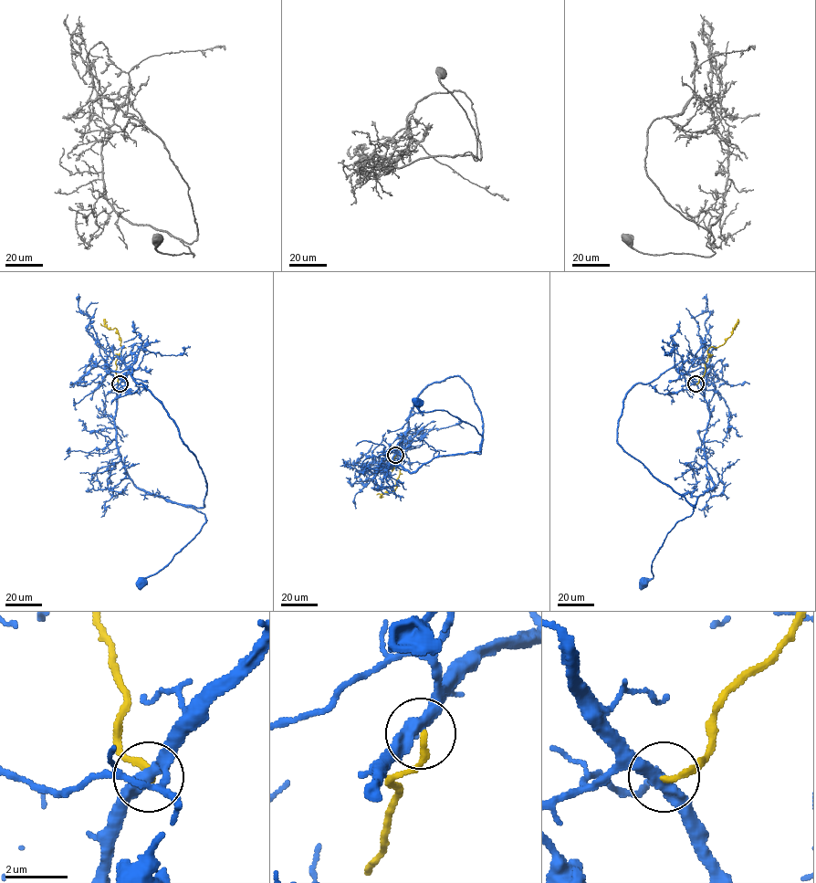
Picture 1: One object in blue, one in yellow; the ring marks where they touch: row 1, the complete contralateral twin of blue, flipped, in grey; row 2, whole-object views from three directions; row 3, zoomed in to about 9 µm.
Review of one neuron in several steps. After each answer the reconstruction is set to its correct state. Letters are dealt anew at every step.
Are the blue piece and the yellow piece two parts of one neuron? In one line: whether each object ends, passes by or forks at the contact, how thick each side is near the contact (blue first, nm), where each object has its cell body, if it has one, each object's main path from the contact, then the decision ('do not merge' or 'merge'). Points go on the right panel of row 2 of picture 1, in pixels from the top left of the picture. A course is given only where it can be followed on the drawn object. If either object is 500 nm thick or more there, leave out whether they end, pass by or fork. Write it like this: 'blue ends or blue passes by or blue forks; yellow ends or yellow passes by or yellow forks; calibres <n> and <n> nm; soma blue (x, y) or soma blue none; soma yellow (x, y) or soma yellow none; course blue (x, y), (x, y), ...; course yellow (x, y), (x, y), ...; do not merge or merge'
blue passes by; yellow ends; calibres 400 and 200 nm; soma blue (643, 583); soma yellow none; course blue (695, 383), (709, 413), (704, 452), (714, 486), (667, 533), (652, 562), (653, 577), (642, 583); course yellow (695, 383), (705, 372), (707, 350), (723, 344), (730, 335), (737, 319); do not merge

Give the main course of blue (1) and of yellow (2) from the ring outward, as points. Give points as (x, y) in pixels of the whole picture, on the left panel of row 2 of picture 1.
1: (119, 383), (113, 418), (117, 452), (132, 483), (147, 492), (203, 512), (206, 521), (169, 562), (140, 583)
2: (119, 383), (115, 363), (123, 347), (115, 328), (107, 327), (103, 319)

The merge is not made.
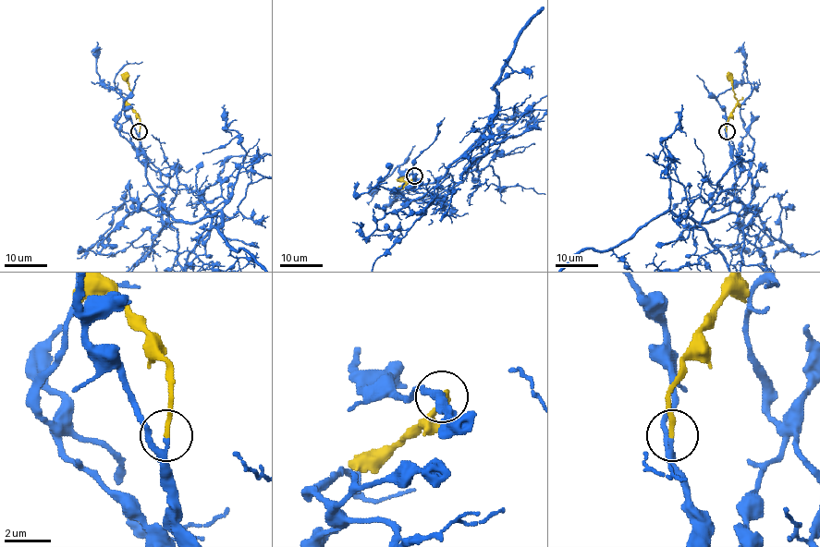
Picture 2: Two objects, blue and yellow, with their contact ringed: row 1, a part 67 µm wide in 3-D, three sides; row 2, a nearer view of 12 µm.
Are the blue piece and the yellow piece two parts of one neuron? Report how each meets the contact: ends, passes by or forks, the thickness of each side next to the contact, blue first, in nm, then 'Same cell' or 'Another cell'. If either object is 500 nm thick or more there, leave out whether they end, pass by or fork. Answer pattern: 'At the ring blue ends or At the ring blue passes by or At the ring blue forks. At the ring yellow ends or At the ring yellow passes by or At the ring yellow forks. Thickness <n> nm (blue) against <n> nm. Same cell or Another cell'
At the ring blue passes by. At the ring yellow ends. Thickness 220 nm (blue) against 200 nm. Same cell

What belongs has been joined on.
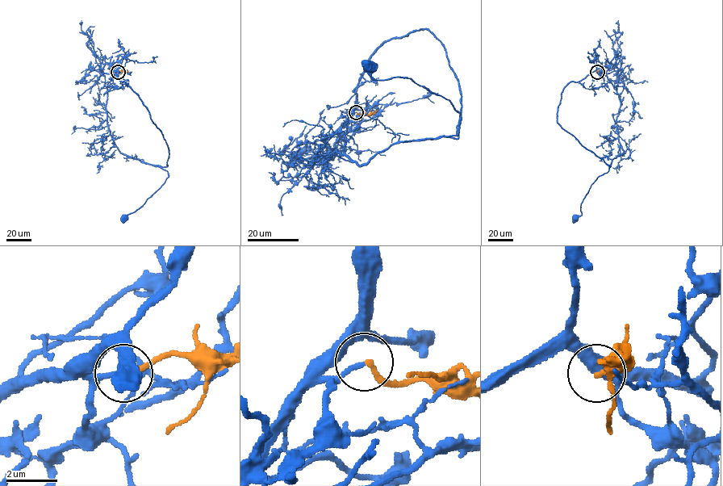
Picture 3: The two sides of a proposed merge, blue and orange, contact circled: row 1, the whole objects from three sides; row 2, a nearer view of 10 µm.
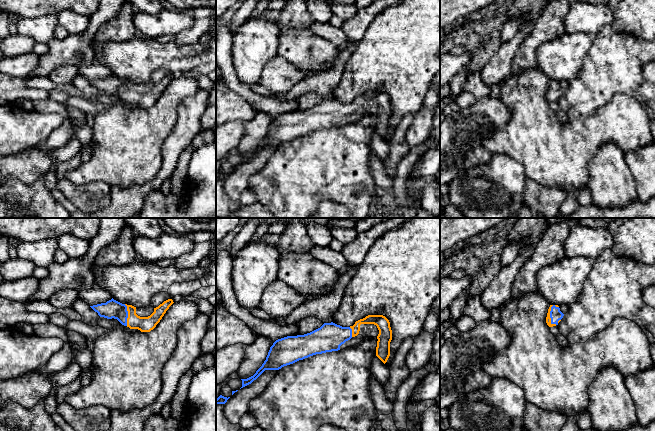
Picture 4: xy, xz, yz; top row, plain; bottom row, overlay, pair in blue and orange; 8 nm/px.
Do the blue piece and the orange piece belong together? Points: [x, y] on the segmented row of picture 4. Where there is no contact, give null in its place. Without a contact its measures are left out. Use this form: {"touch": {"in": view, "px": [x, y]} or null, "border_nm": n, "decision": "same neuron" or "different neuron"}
{"touch": {"in": "yz", "px": [550, 312]}, "border_nm": 160, "decision": "same neuron"}

